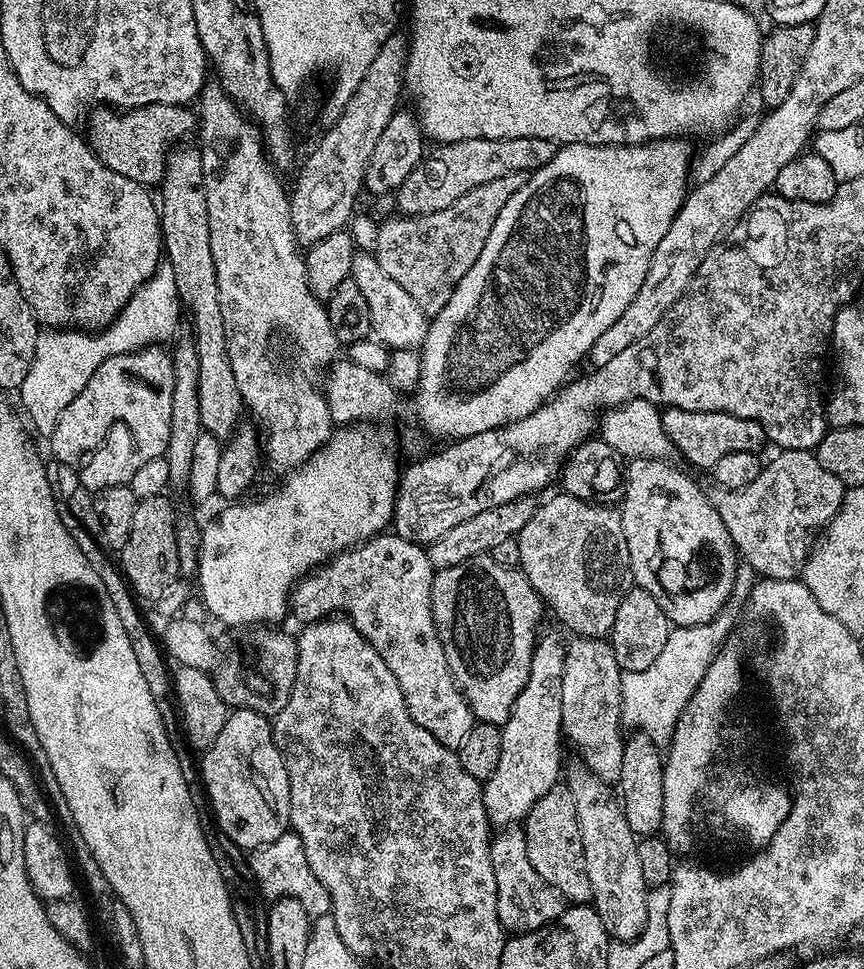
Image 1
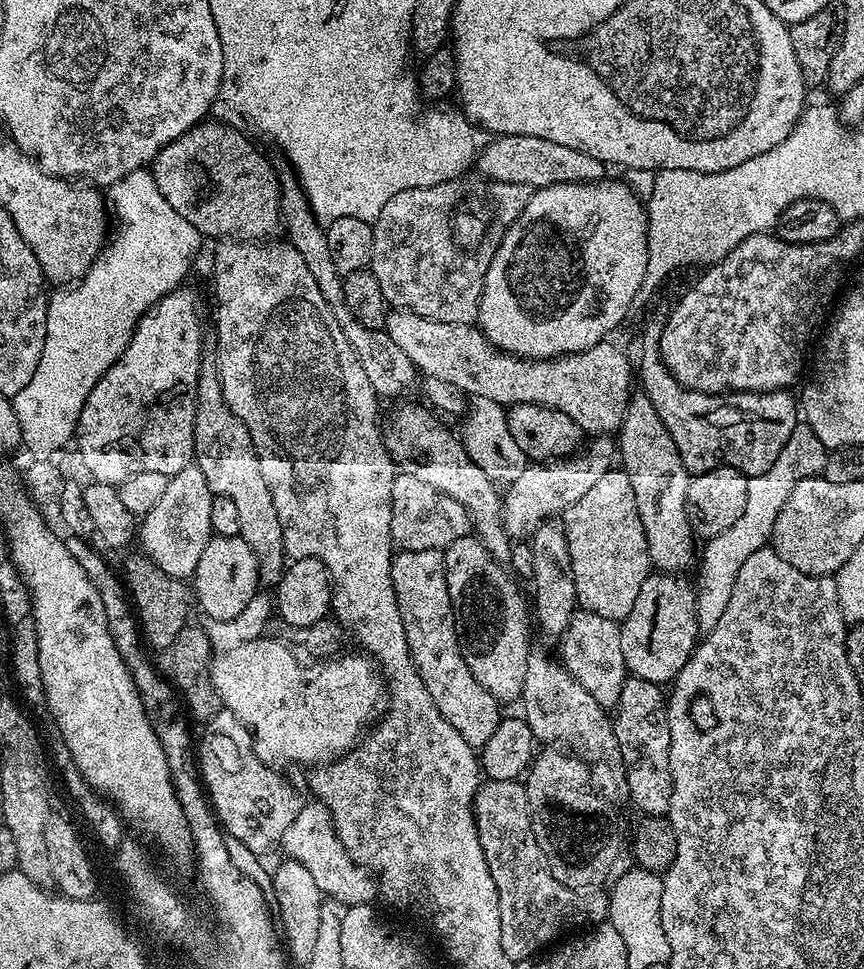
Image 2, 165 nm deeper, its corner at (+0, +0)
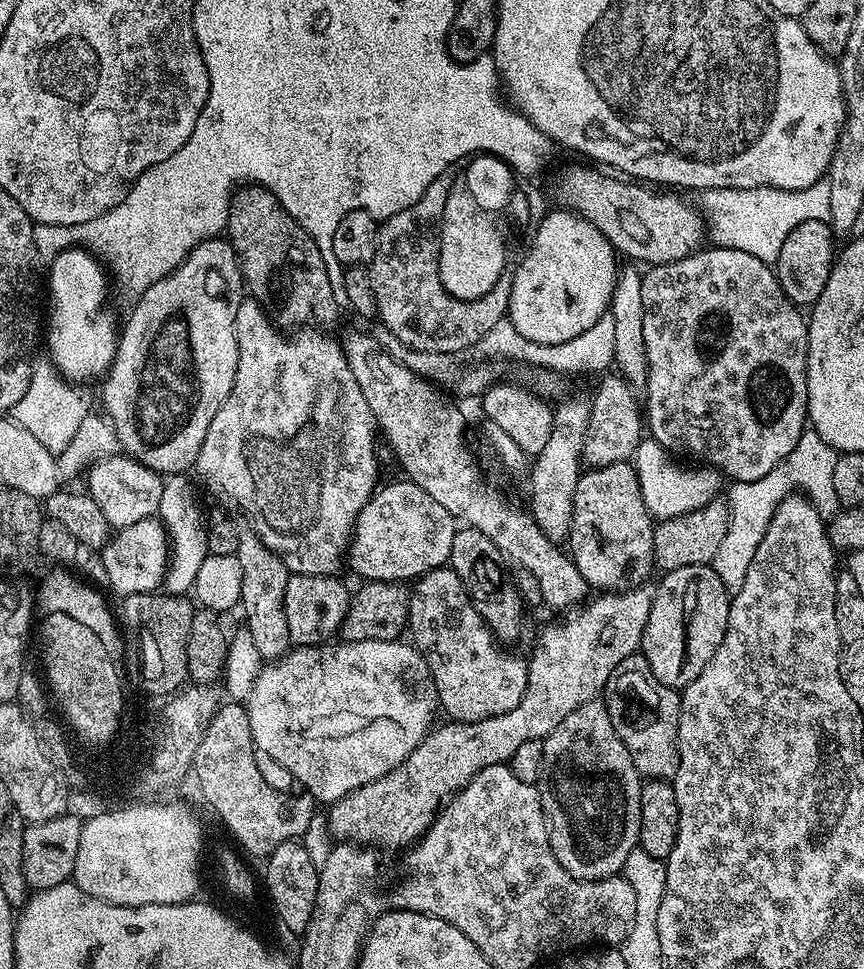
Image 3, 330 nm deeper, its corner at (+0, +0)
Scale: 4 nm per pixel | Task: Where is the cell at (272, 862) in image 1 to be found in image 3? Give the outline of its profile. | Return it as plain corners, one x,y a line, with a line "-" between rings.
648,586
627,588
624,592
600,592
587,602
565,611
564,620
546,625
528,660
526,694
522,702
514,706
514,710
482,722
444,722
440,729
437,727
429,731
415,752
411,752
397,768
390,770
390,774
382,774
382,778
366,782
366,786
358,786
358,790
348,793
329,807
331,835
338,840
348,839
365,846
385,844
395,850
419,841
445,801
469,784
482,770
486,770
486,766
508,764
524,742
530,742
531,739
543,741
545,736
552,733
554,726
558,726
558,722
570,714
570,710
578,710
582,702
590,702
603,693
610,674
614,674
614,666
618,666
622,658
637,655
642,634
646,630
646,618
650,618
652,593
653,589

